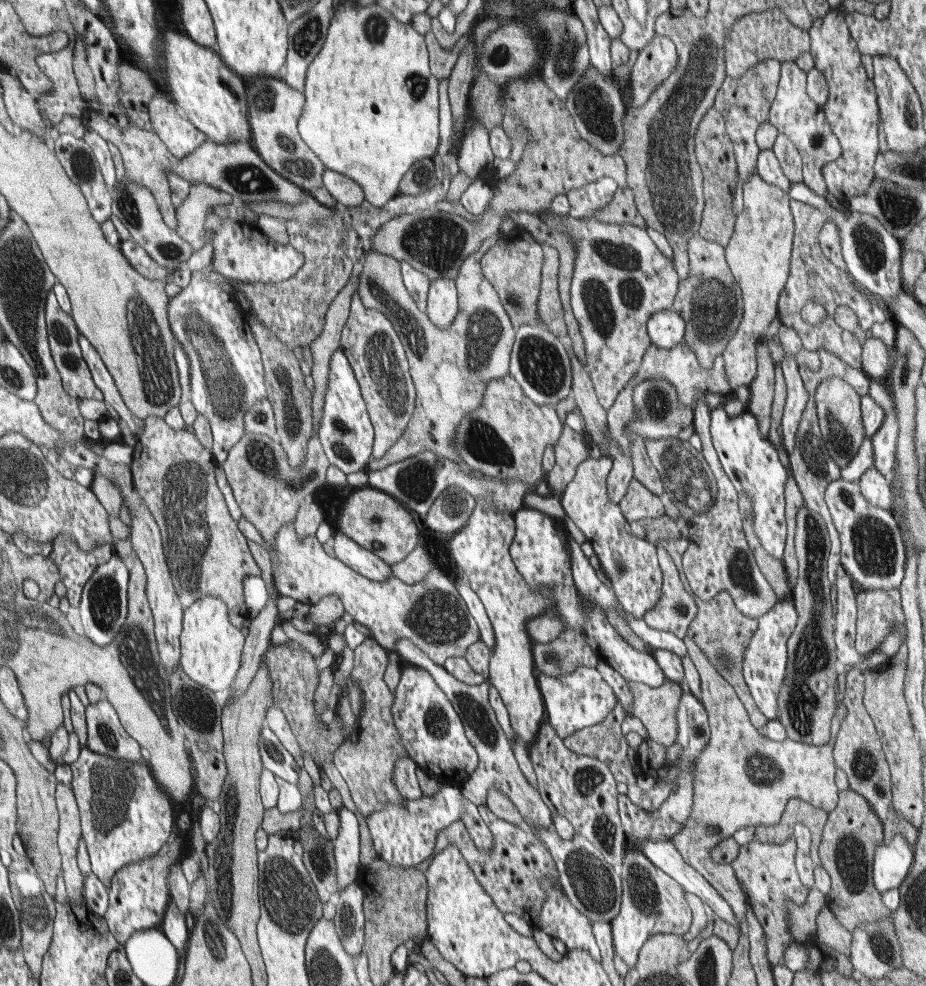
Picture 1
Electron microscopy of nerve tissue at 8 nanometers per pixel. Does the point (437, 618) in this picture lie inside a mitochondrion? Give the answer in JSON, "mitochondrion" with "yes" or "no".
{"mitochondrion":"yes"}

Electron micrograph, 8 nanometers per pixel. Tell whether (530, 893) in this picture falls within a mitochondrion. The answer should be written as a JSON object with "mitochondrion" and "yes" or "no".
{"mitochondrion":"no"}

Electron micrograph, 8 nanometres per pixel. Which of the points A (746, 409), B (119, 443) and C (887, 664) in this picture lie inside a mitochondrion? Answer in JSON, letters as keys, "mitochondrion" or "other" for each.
{"A":"other","B":"other","C":"other"}

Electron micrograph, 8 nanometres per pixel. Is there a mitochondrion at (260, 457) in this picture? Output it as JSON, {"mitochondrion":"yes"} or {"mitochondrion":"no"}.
{"mitochondrion":"yes"}

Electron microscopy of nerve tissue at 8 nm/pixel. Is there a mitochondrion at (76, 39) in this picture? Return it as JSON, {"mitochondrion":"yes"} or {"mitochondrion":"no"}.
{"mitochondrion":"no"}

